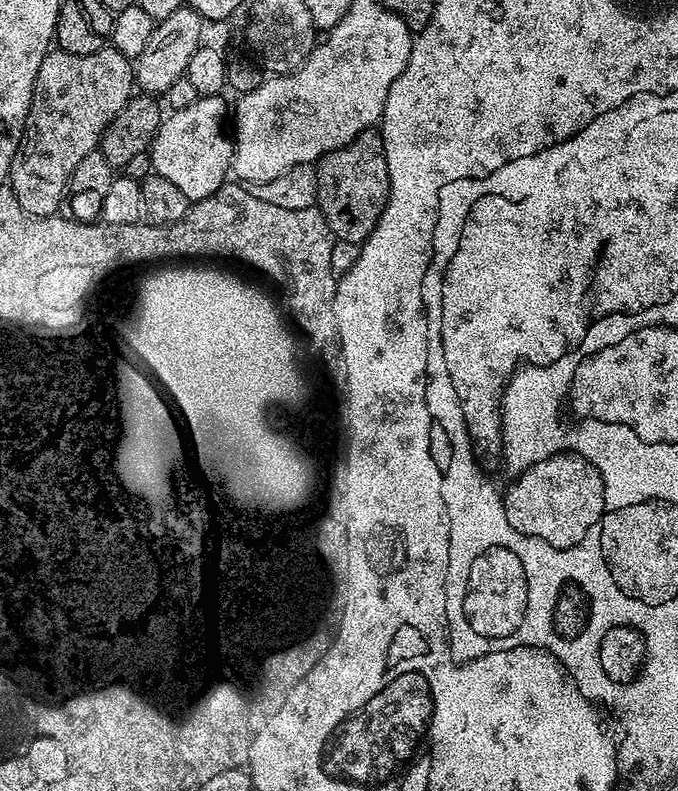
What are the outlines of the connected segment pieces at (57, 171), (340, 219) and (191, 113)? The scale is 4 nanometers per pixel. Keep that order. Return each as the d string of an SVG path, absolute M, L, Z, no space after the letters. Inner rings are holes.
M105 46L94 54L50 50L38 66L32 105L24 137L12 159L8 184L18 206L28 216L54 216L61 211L68 179L86 154L97 151L106 126L134 95L134 64L117 48Z
M379 131L358 134L346 146L328 152L315 165L316 203L337 241L359 246L376 229L390 194L390 170Z
M223 95L201 96L194 106L186 106L186 110L169 111L152 139L153 173L174 182L189 202L210 198L229 179L234 140L229 129L228 132L224 129L224 119L230 116L224 99Z

